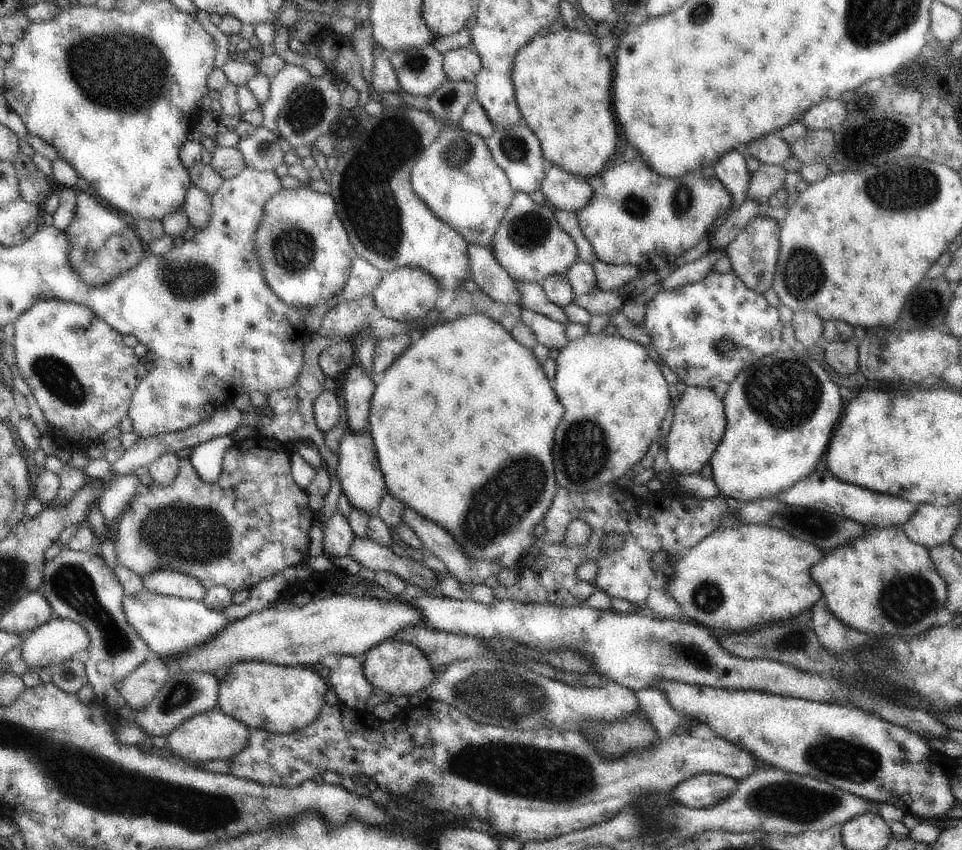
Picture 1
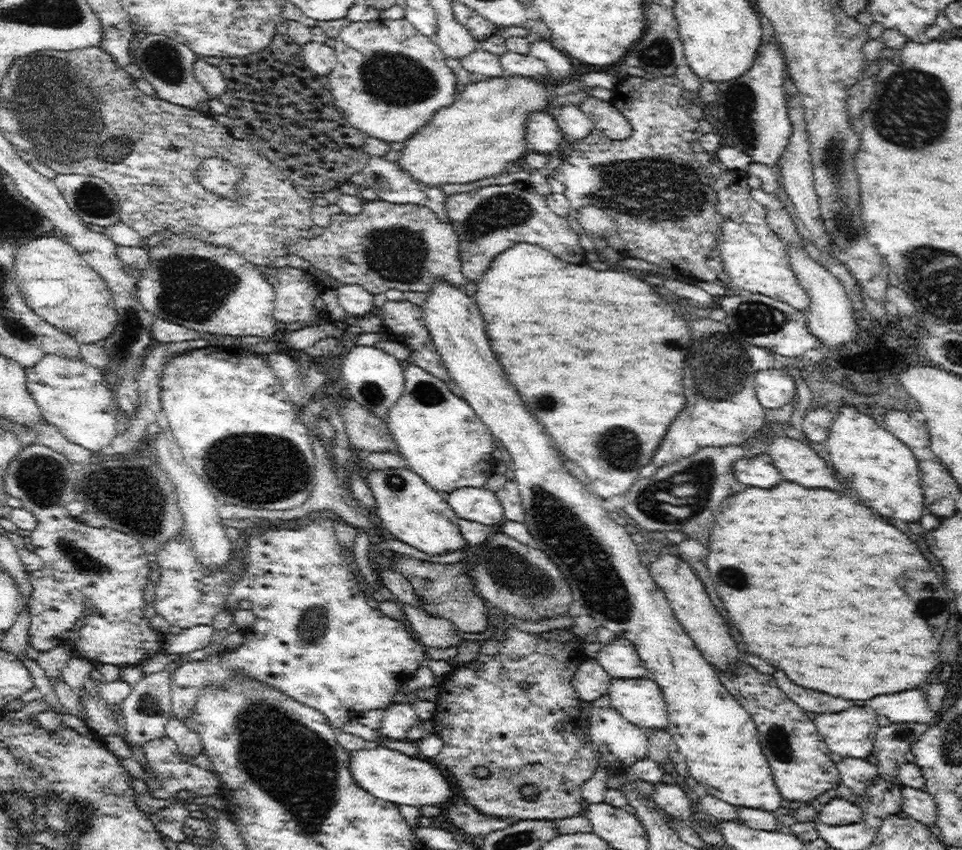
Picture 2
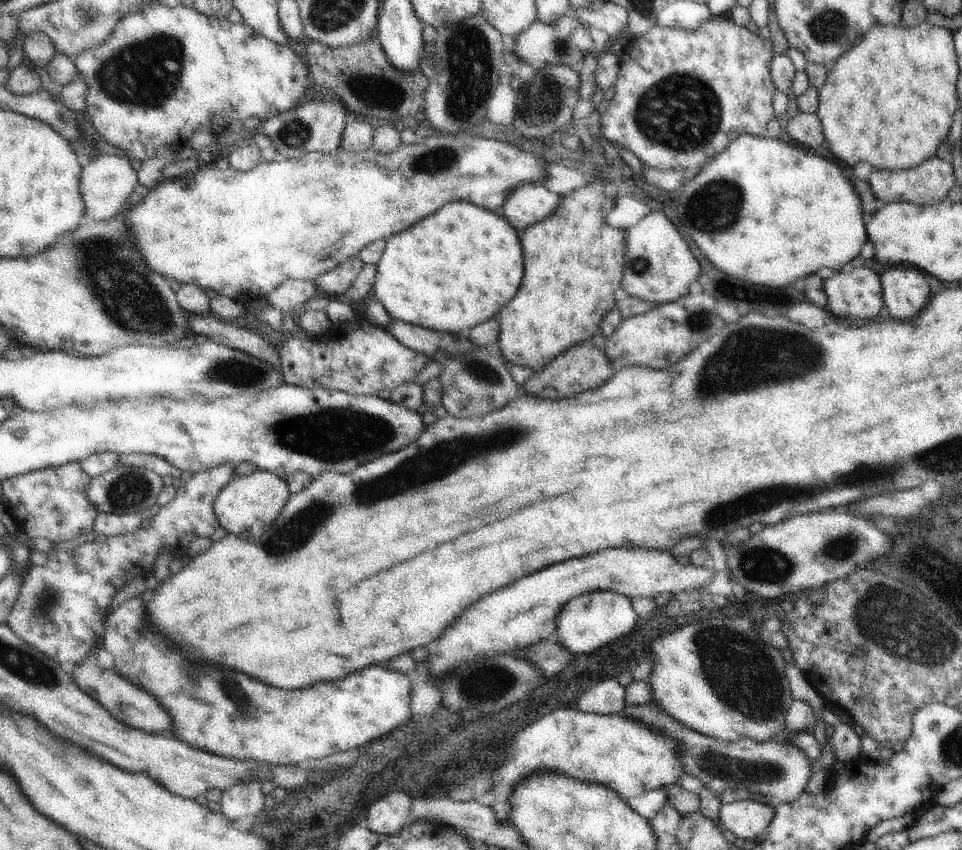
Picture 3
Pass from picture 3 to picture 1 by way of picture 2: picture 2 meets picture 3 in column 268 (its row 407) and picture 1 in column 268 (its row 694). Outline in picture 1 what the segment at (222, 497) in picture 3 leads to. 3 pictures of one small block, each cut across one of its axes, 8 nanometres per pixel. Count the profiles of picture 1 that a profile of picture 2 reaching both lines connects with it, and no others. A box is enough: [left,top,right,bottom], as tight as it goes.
[217,661,328,735]

